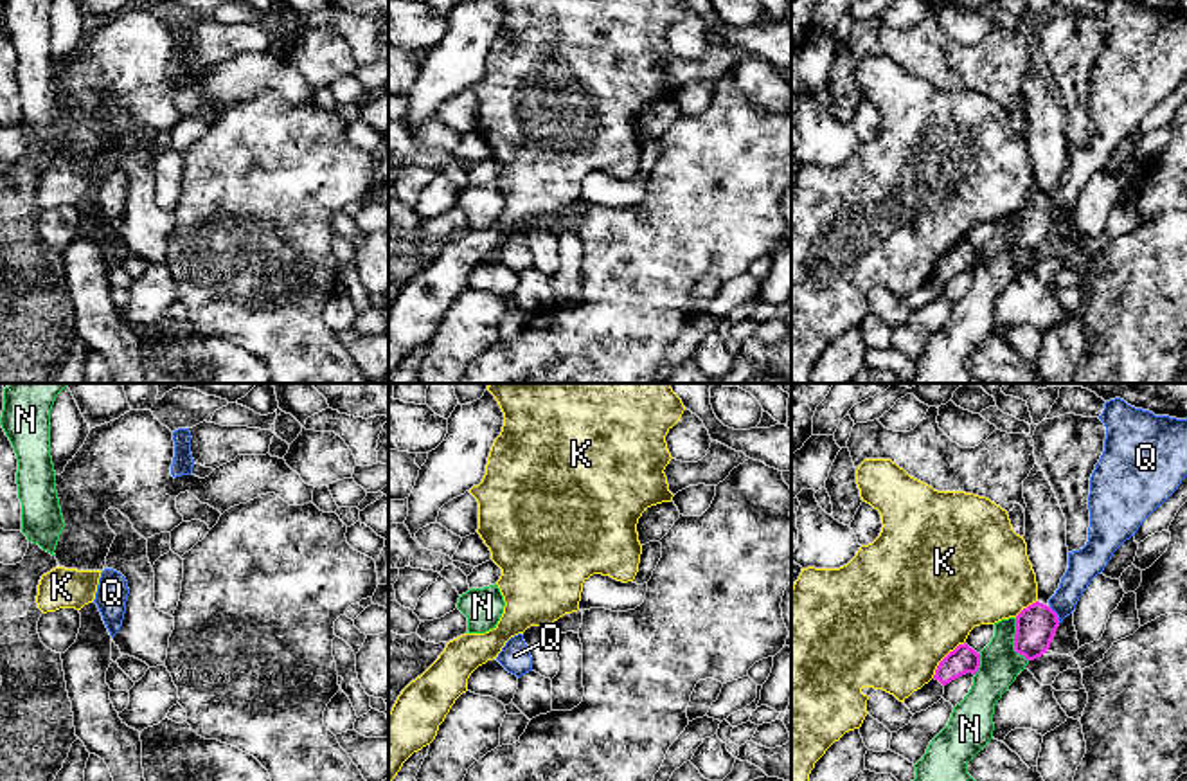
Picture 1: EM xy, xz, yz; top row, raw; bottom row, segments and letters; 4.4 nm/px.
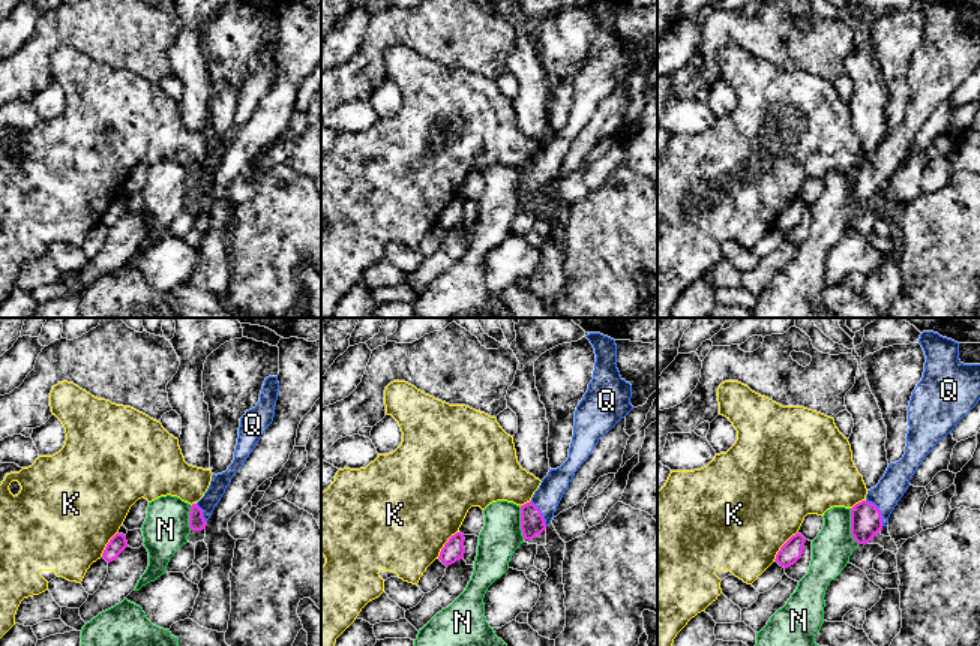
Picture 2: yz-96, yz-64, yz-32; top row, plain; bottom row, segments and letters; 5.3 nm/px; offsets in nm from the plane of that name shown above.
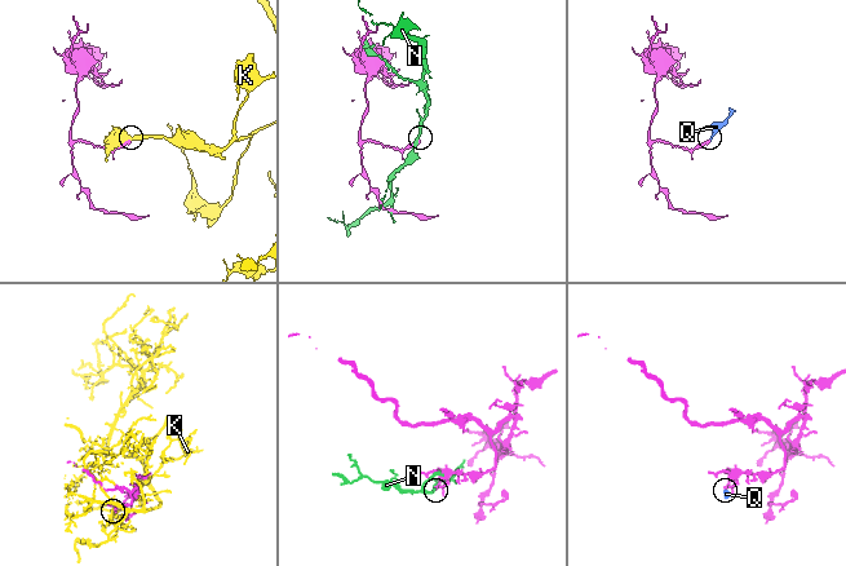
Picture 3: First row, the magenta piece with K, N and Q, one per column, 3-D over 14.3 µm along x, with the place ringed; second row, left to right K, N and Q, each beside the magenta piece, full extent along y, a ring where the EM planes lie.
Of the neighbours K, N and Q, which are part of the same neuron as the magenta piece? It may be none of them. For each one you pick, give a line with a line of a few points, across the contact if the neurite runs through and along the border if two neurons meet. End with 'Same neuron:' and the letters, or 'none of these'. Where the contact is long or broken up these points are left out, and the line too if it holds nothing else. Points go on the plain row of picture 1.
Q: Line: yz (1036, 222), (1056, 211), (1083, 162)
Same neuron: Q

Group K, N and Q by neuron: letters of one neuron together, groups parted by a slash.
K / N / Q

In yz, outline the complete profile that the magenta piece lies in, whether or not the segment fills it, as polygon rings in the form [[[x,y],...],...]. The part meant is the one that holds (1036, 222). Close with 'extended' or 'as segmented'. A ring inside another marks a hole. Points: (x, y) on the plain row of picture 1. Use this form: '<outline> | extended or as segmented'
[[[1104,0],[1104,49],[1090,74],[1090,124],[1083,146],[1068,149],[1068,166],[1047,202],[1036,198],[1016,212],[1014,248],[1027,257],[1047,250],[1058,223],[1075,207],[1090,178],[1104,167],[1113,149],[1160,104],[1187,74],[1187,16],[1155,13],[1128,0]]] | extended

